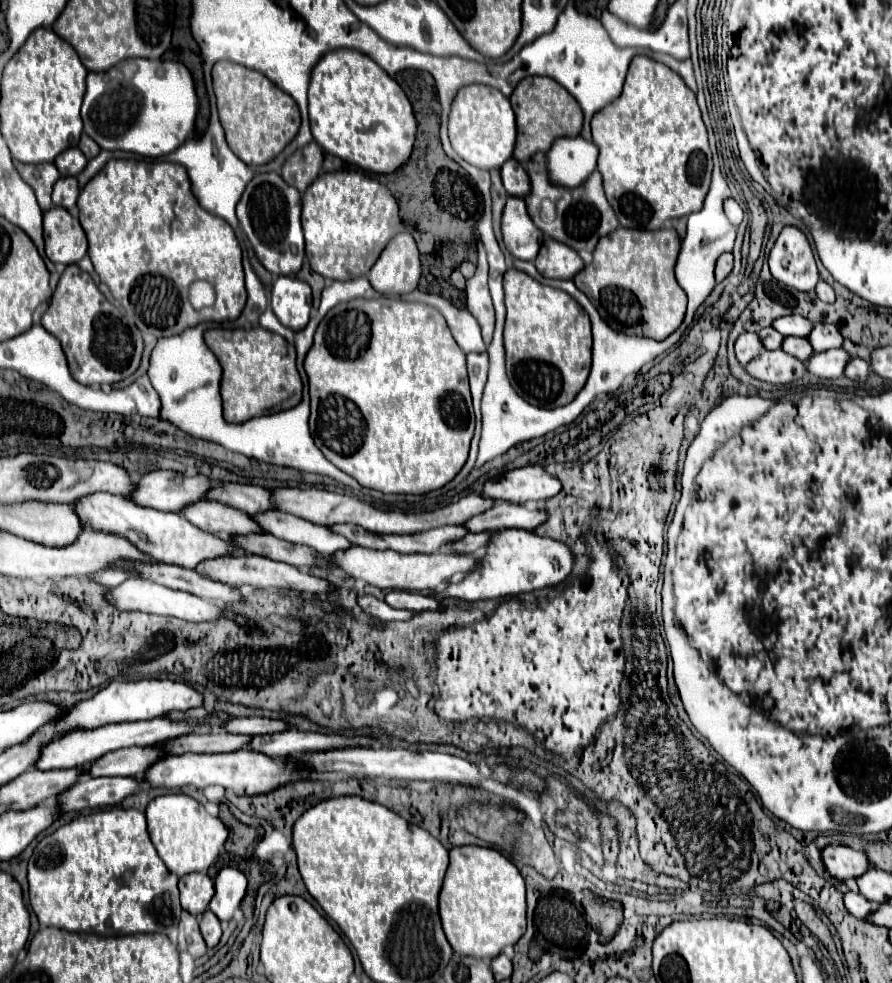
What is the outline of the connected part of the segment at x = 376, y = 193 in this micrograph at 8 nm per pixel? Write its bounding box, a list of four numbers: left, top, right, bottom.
[301,170,403,280]

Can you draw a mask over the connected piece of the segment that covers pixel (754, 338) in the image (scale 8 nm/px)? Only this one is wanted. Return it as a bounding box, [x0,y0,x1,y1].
[735,332,765,366]

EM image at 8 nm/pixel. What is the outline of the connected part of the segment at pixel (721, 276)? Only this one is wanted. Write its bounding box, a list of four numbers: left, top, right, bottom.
[715,252,733,282]

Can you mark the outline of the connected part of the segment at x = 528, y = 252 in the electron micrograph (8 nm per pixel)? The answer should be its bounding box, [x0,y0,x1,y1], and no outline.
[503,196,543,260]

